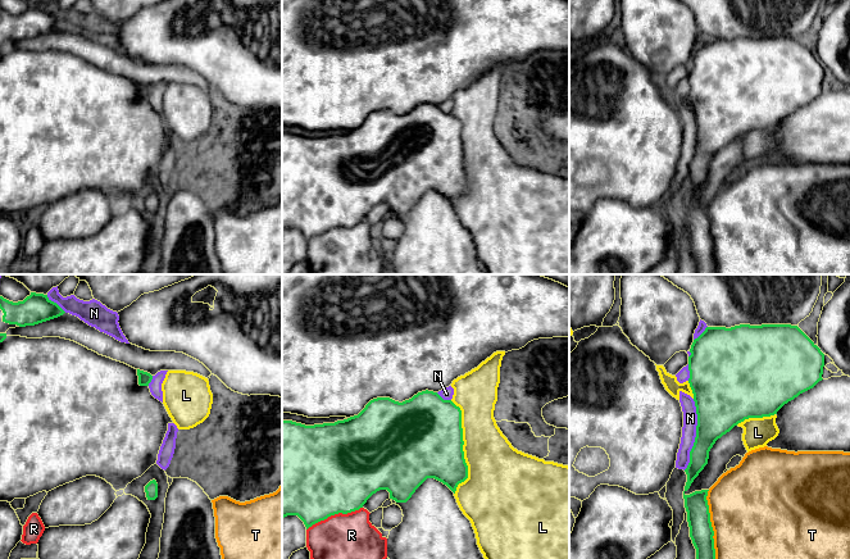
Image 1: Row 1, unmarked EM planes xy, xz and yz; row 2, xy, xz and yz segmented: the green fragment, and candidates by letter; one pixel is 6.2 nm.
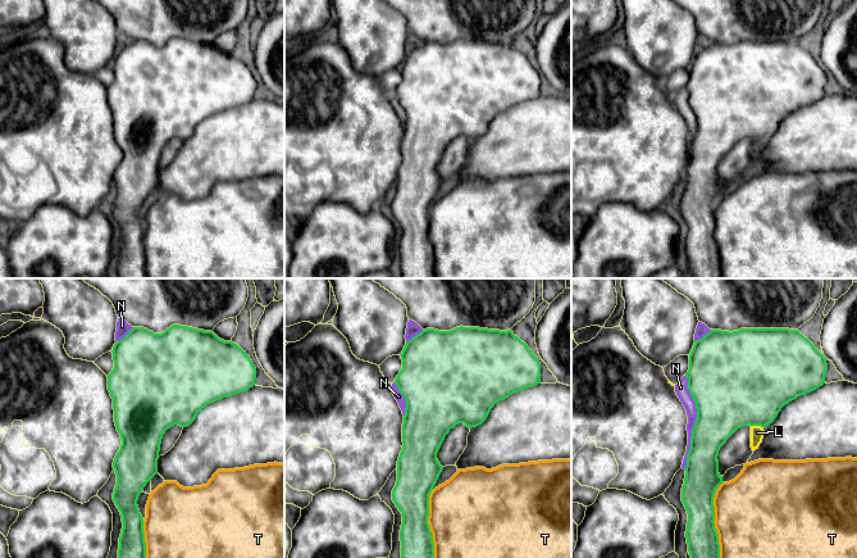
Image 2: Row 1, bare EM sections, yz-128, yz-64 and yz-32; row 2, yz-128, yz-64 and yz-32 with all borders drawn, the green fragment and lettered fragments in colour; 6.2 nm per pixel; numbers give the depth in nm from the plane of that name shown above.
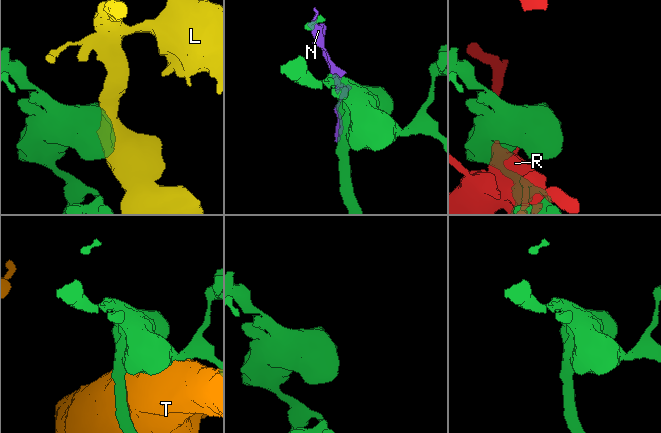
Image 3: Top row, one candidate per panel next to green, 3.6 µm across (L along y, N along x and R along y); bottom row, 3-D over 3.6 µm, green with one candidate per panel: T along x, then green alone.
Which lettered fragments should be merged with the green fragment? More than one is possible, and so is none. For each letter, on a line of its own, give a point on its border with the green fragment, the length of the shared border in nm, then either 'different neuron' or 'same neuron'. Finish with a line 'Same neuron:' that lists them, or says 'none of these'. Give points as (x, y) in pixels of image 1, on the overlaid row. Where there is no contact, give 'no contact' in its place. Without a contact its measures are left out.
L: meets green in xz at (462, 448); contact 600 nm long; different neuron
N: meets green in yz at (696, 435); contact 460 nm long; different neuron
R: meets green in xz at (333, 514); contact 380 nm long; different neuron
T: meets green in yz at (710, 525); contact 440 nm long; different neuron
Same neuron: none of these

